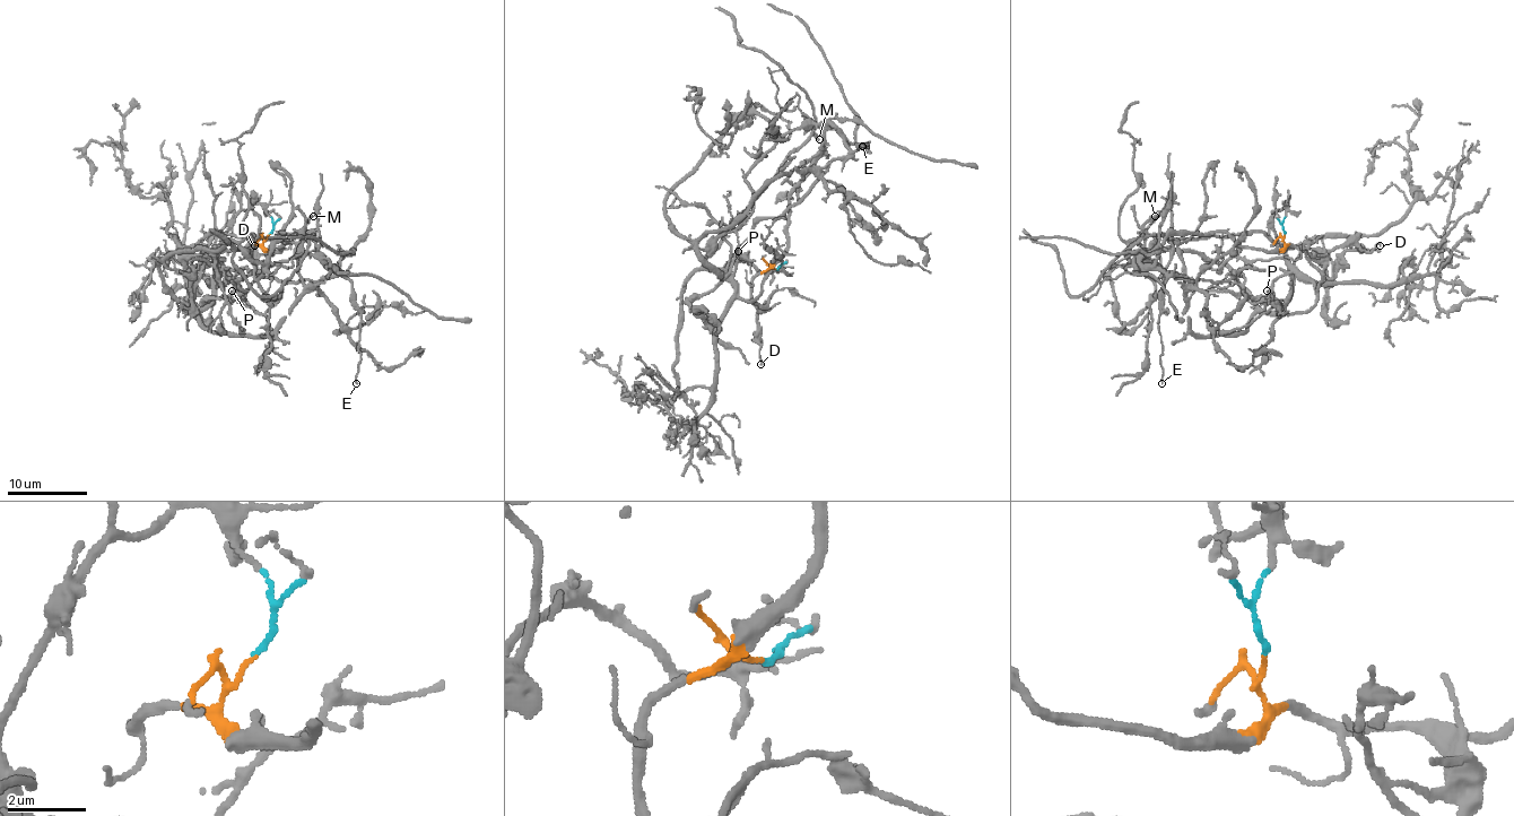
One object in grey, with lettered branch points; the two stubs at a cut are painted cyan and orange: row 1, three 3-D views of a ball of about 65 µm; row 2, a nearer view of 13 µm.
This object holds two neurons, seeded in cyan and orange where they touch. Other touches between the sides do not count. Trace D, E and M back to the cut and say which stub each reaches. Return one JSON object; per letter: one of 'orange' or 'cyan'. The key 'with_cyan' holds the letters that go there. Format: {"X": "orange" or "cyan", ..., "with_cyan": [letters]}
{"D": "orange", "E": "orange", "M": "orange", "with_cyan": []}

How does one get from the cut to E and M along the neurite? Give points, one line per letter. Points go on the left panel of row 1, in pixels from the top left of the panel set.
E: (269, 235), (263, 245), (279, 251), (284, 232), (309, 233), (318, 251), (349, 281), (360, 317), (357, 383)
M: (269, 235), (263, 245), (279, 251), (284, 232), (309, 233), (318, 251), (303, 248), (303, 225), (313, 216)

